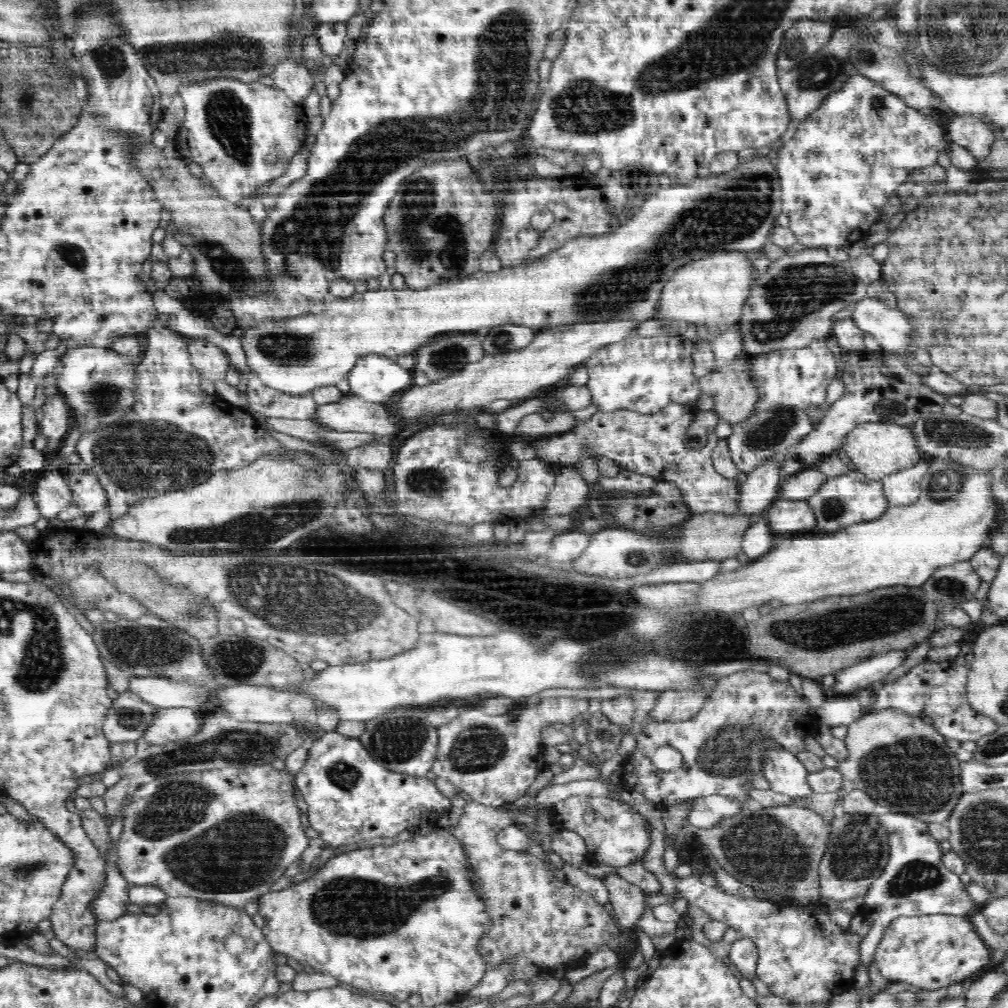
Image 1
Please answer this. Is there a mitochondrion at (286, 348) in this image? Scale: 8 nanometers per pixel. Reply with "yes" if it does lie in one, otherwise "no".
yes

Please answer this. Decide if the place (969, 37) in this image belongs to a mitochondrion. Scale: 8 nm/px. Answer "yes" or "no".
yes

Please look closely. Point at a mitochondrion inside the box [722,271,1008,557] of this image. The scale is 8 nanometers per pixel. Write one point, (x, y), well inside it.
(952, 435)

